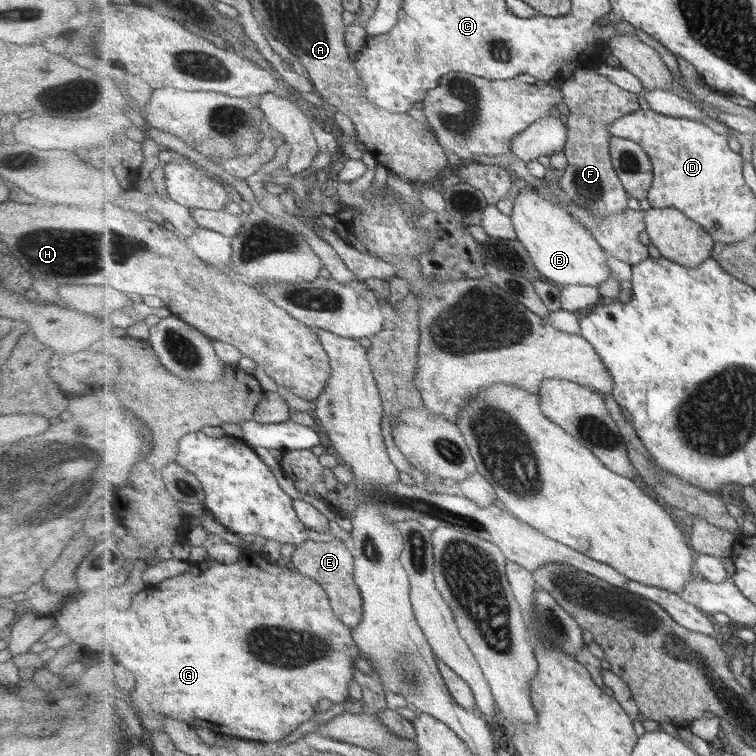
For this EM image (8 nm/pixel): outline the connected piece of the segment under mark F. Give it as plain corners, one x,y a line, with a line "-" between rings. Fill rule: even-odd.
583,64
577,67
571,78
562,79
559,87
568,109
565,123
569,134
564,152
569,166
557,182
573,202
598,220
604,220
611,214
620,214
629,206
630,194
626,192
612,163
610,142
614,136
609,131
609,124
639,110
639,96
633,91
623,90
608,76

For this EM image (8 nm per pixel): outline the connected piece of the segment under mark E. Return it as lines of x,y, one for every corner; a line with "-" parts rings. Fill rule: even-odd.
335,538
327,542
307,539
292,553
291,561
295,570
323,585
323,589
332,600
337,617
349,628
357,629
363,621
364,602
356,581
356,567
350,544

